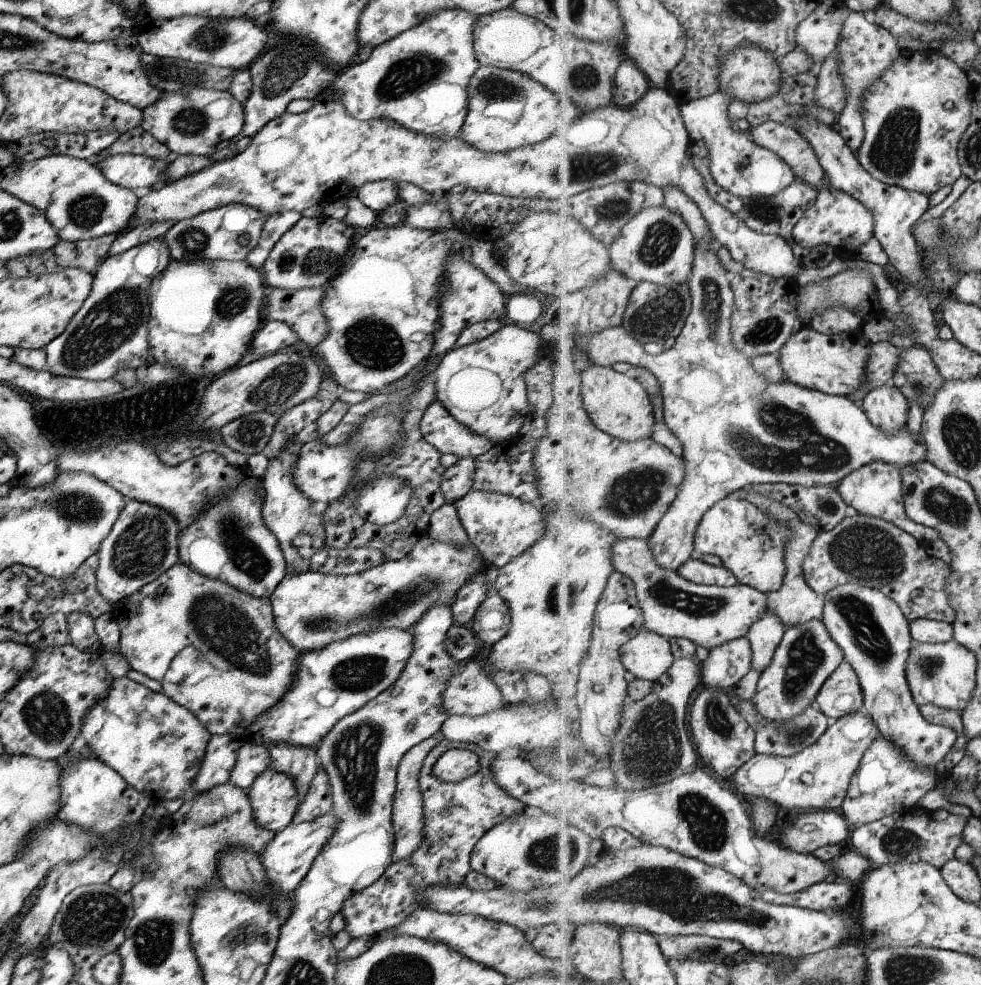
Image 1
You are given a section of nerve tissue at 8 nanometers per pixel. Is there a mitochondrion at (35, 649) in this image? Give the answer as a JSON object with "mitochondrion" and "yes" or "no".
{"mitochondrion":"no"}

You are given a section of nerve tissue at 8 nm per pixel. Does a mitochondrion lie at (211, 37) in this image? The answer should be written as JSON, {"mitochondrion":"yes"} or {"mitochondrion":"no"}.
{"mitochondrion":"yes"}

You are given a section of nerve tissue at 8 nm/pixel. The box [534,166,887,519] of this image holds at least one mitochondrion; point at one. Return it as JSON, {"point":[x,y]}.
{"point":[792,444]}

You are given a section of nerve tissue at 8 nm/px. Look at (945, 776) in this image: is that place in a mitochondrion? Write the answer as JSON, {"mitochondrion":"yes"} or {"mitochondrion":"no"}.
{"mitochondrion":"no"}

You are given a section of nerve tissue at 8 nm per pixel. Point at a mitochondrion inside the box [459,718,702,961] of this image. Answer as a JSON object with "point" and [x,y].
{"point":[545,853]}

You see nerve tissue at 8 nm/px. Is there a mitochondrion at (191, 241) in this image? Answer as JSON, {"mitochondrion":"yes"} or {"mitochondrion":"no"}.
{"mitochondrion":"yes"}

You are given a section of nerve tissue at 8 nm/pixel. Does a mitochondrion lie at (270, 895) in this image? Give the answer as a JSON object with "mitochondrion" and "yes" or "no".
{"mitochondrion":"no"}

